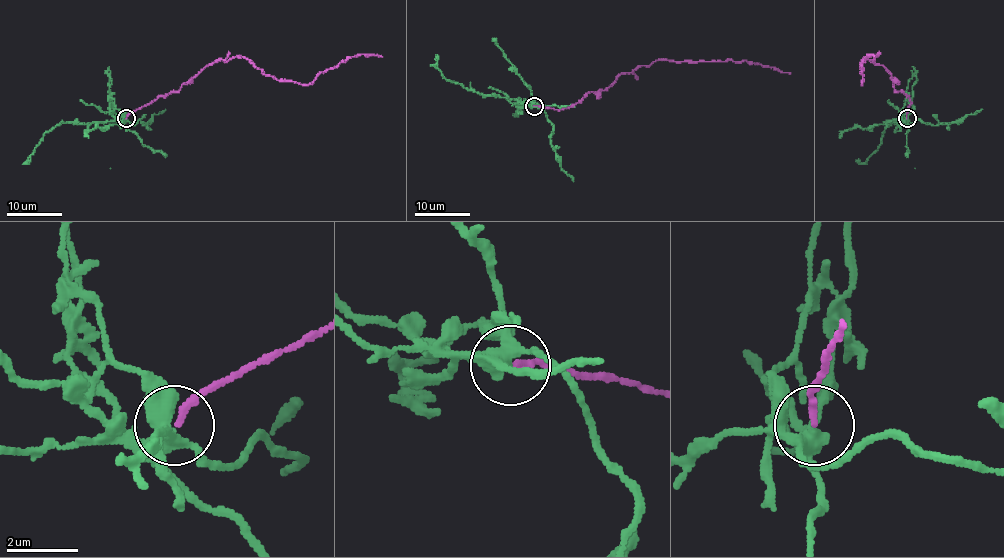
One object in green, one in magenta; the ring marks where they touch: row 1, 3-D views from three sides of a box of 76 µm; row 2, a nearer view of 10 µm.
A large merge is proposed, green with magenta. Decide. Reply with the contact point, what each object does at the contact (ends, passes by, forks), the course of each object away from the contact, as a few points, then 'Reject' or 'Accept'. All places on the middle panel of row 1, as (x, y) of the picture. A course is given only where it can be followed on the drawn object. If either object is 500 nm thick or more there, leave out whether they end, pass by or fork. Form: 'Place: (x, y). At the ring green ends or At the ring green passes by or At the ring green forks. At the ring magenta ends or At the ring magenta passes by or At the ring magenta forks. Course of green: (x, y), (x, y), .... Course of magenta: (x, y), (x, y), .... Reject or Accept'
Place: (534, 106). At the ring green forks. At the ring magenta ends. Course of green: (533, 105), (485, 96), (448, 81), (436, 67), (436, 55). Course of magenta: (533, 105), (573, 107), (588, 93), (605, 90), (621, 74), (658, 60), (757, 63), (790, 74). Reject

